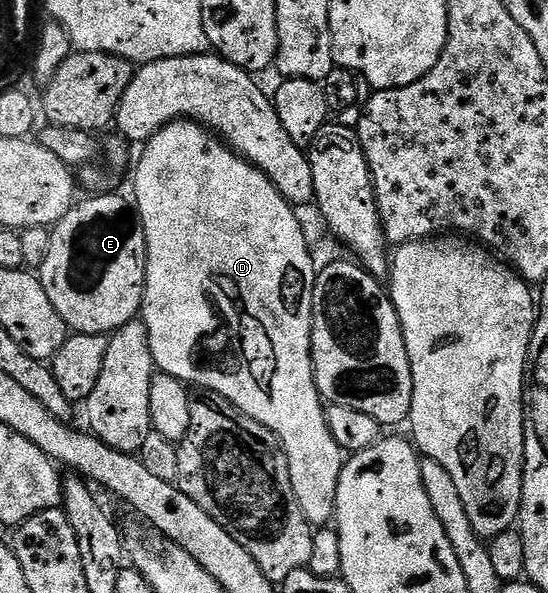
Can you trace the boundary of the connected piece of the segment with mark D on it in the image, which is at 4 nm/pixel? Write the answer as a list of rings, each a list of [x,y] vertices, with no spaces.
[[[176,120],[157,131],[142,147],[142,150],[143,159],[140,160],[139,167],[135,170],[133,202],[138,209],[139,219],[143,222],[147,237],[147,291],[143,297],[141,321],[147,325],[151,354],[155,358],[156,367],[162,373],[173,376],[192,387],[200,386],[203,390],[212,390],[213,393],[220,394],[225,401],[232,402],[240,410],[238,413],[244,419],[252,418],[252,420],[247,420],[272,435],[275,433],[279,437],[278,445],[281,447],[281,453],[287,459],[293,492],[301,504],[301,512],[305,512],[312,527],[322,527],[332,521],[335,512],[337,484],[343,471],[345,451],[335,443],[330,432],[325,406],[319,397],[320,387],[315,377],[315,365],[311,363],[311,323],[313,321],[311,309],[313,308],[313,288],[317,277],[317,265],[315,266],[314,260],[311,259],[311,250],[307,247],[303,226],[299,223],[298,216],[295,215],[298,213],[291,203],[283,199],[277,187],[257,167],[251,165],[247,159],[240,158],[206,125],[190,120]]]

